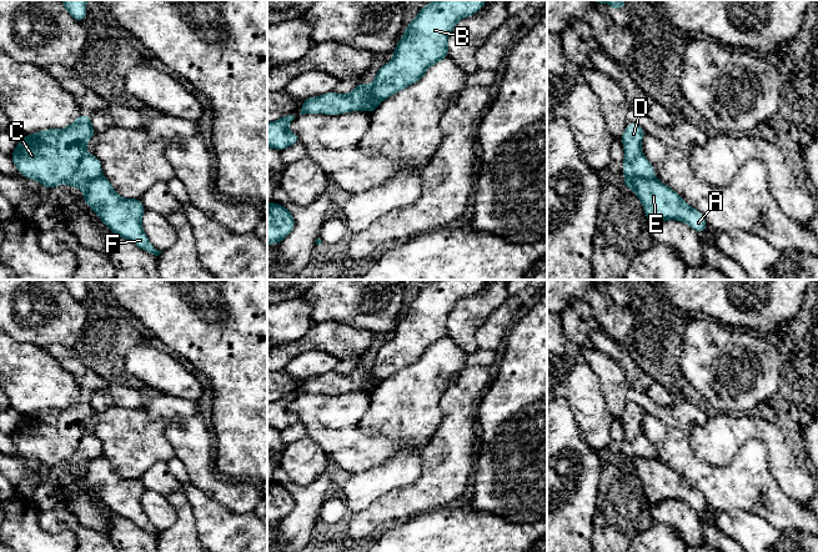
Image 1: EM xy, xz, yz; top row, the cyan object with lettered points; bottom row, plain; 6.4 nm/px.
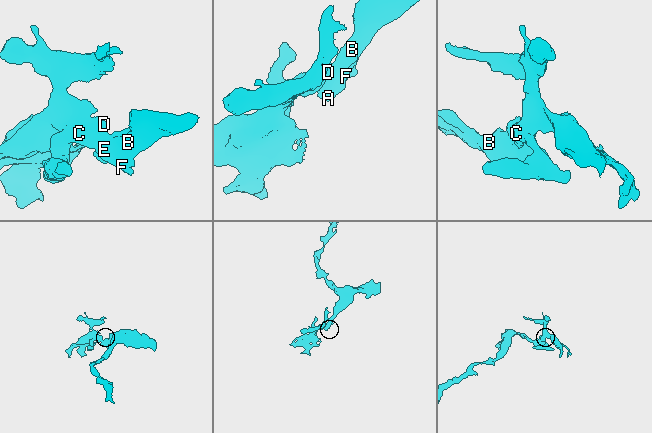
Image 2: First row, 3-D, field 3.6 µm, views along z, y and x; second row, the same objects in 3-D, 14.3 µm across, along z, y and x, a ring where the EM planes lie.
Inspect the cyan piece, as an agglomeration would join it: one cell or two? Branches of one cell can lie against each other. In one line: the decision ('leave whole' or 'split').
split

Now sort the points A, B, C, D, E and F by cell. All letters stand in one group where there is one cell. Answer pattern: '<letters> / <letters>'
A B E F / C D

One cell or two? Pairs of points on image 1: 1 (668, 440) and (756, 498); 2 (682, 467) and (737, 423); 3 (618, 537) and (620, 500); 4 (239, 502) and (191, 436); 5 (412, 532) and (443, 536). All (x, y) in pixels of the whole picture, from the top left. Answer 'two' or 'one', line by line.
1: one
2: two
3: one
4: one
5: one

